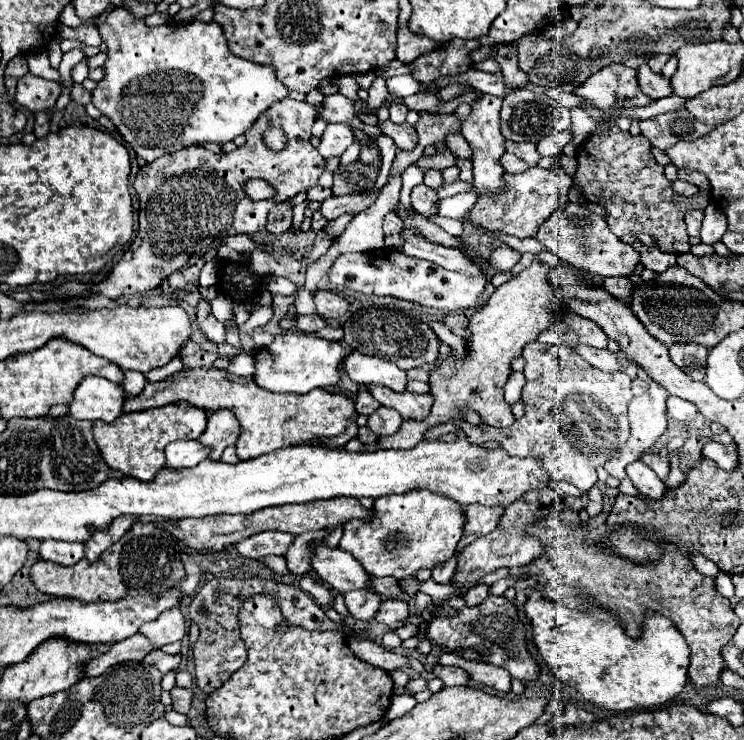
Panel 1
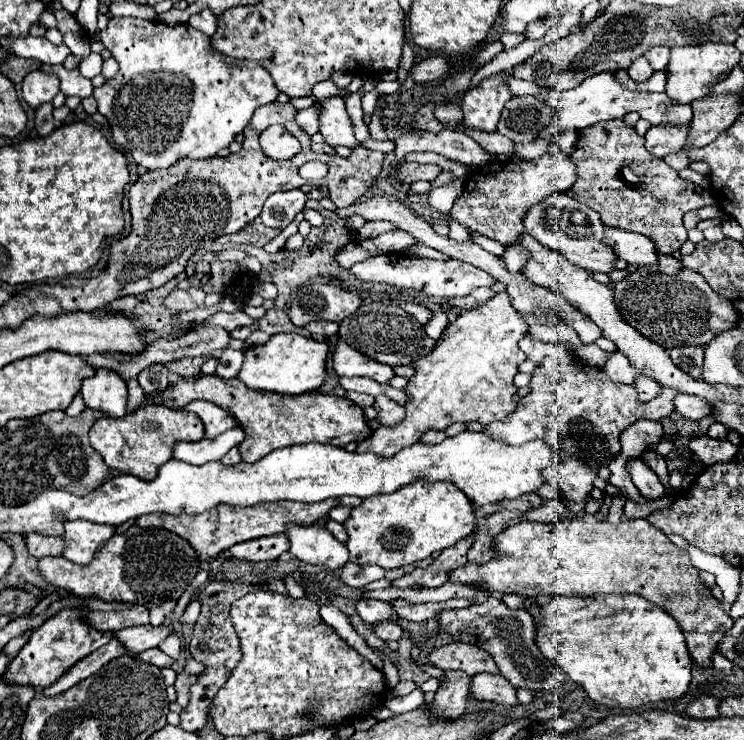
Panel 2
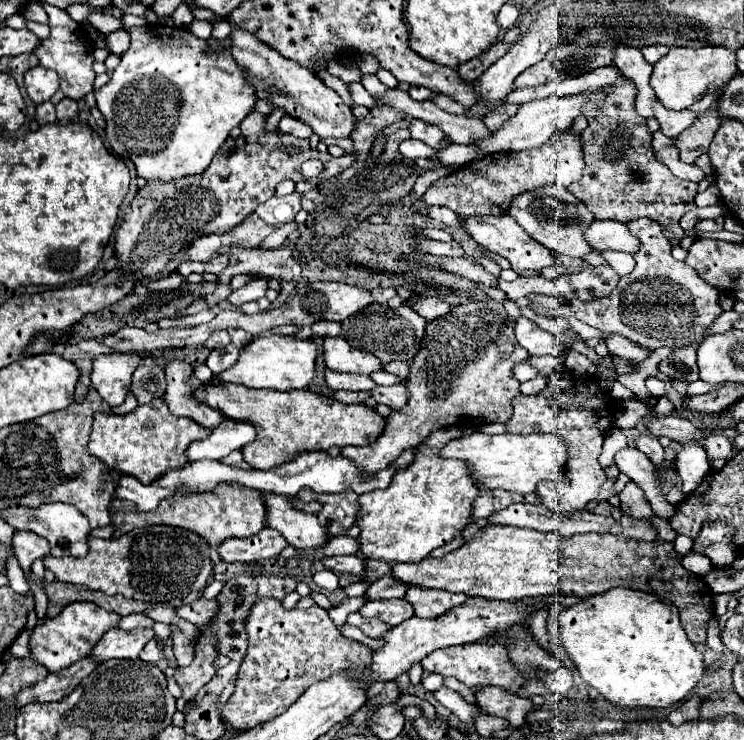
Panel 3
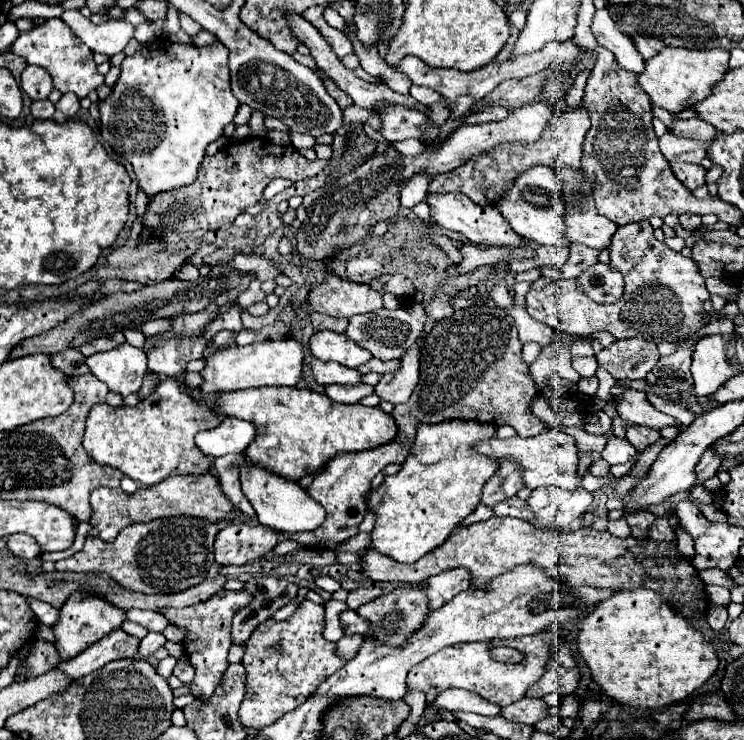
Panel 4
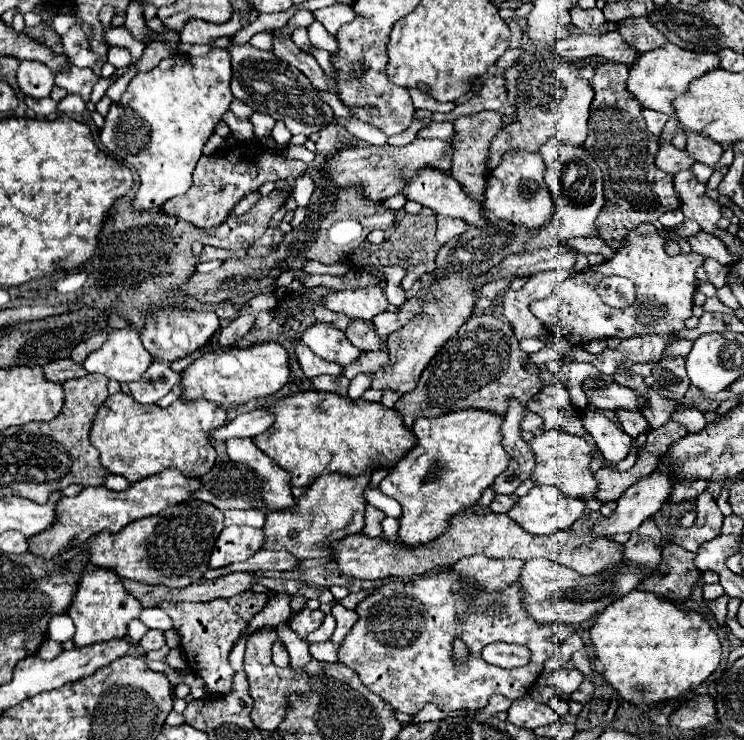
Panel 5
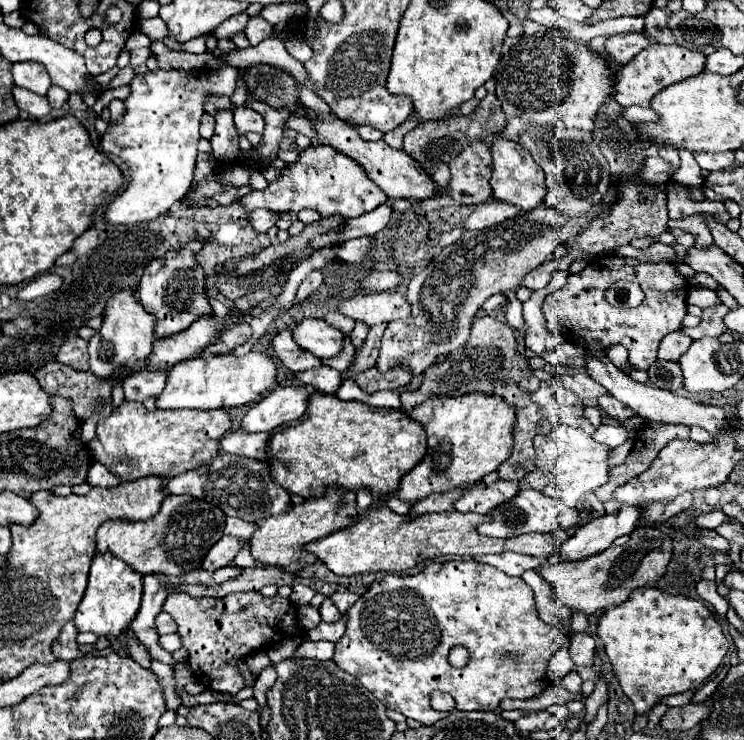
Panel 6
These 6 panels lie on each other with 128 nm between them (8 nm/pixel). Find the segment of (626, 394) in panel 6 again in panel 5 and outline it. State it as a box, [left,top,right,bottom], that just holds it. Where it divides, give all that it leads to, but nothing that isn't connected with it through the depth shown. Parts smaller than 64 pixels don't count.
[642,390,676,429]

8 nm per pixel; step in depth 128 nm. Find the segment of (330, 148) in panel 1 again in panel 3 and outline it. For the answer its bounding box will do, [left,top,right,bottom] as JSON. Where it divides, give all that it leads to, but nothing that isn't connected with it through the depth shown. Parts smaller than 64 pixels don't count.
[232,26,356,138]

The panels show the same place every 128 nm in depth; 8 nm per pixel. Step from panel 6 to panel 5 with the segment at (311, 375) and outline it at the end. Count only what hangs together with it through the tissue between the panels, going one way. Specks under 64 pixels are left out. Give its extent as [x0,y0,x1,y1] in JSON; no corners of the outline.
[312,376,350,396]

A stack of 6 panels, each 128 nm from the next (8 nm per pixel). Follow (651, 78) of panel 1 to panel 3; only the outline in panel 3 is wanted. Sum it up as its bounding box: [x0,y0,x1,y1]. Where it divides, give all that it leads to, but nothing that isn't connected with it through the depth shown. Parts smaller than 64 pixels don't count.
[614,48,656,117]

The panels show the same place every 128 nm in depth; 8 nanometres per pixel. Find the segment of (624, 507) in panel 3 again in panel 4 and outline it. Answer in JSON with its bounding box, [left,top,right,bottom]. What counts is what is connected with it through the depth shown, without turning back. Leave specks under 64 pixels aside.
[626,510,656,538]

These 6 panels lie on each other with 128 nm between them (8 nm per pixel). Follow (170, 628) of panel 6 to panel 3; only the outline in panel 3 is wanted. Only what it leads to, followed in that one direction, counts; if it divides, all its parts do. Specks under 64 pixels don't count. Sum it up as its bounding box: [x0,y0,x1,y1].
[118,614,144,630]

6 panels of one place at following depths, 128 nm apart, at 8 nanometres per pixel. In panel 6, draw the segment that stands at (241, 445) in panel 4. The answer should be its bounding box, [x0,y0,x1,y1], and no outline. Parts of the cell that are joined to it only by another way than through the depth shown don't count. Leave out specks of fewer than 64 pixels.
[240,388,314,432]

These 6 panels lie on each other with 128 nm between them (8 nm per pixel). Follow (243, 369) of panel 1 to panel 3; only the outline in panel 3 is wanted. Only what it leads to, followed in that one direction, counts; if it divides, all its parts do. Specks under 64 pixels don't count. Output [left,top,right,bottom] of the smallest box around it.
[206,344,240,376]

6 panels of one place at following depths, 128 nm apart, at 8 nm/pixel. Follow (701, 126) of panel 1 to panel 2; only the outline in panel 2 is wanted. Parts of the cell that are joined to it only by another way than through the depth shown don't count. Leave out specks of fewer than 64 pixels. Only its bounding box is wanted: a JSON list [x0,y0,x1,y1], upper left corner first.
[646,124,690,158]

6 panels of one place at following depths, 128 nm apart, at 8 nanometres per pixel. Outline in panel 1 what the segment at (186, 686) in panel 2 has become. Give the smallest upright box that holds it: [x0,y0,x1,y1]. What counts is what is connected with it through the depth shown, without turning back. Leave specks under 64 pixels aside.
[170,686,194,714]

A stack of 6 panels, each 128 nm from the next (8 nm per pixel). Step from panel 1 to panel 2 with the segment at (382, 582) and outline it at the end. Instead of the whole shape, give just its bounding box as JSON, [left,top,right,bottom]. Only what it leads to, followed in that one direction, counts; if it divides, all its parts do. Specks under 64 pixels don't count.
[340,562,384,588]

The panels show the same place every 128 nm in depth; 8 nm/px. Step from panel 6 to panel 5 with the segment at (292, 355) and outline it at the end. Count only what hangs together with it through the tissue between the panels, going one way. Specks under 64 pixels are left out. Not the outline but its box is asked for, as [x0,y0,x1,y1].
[294,342,344,378]

